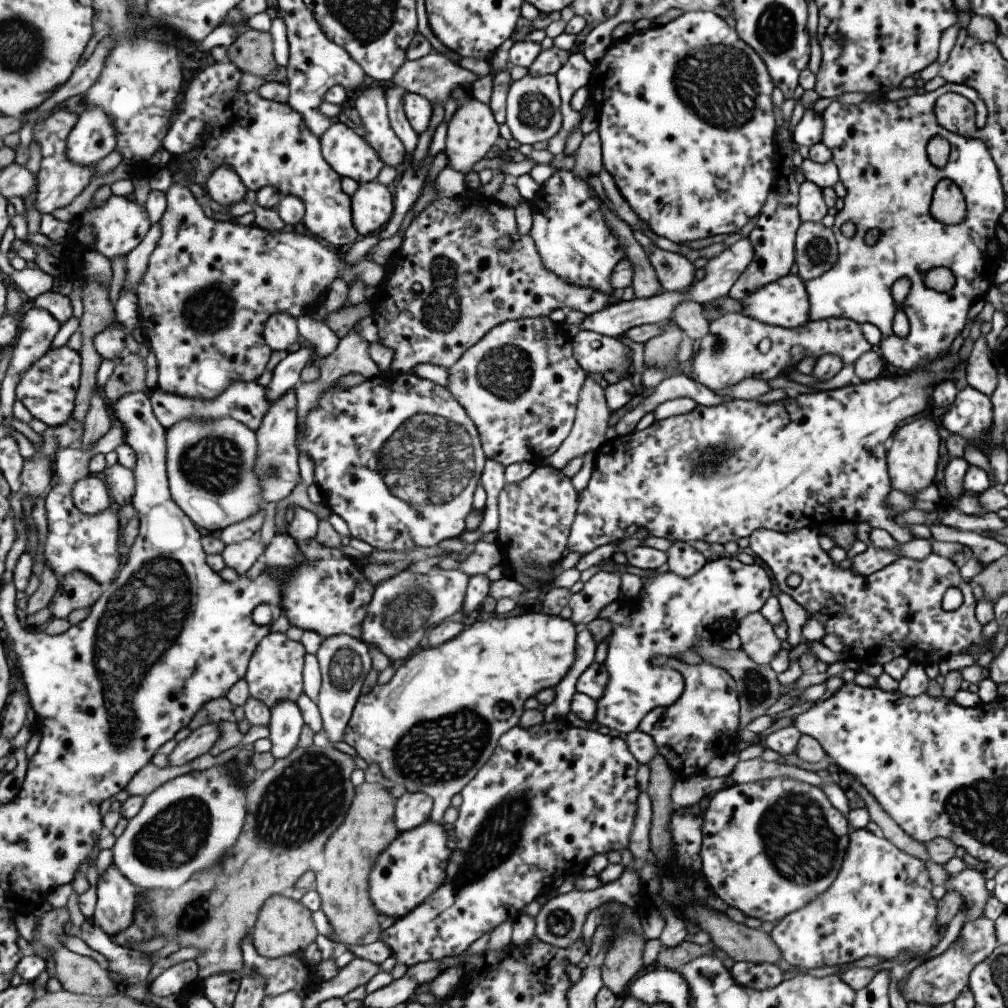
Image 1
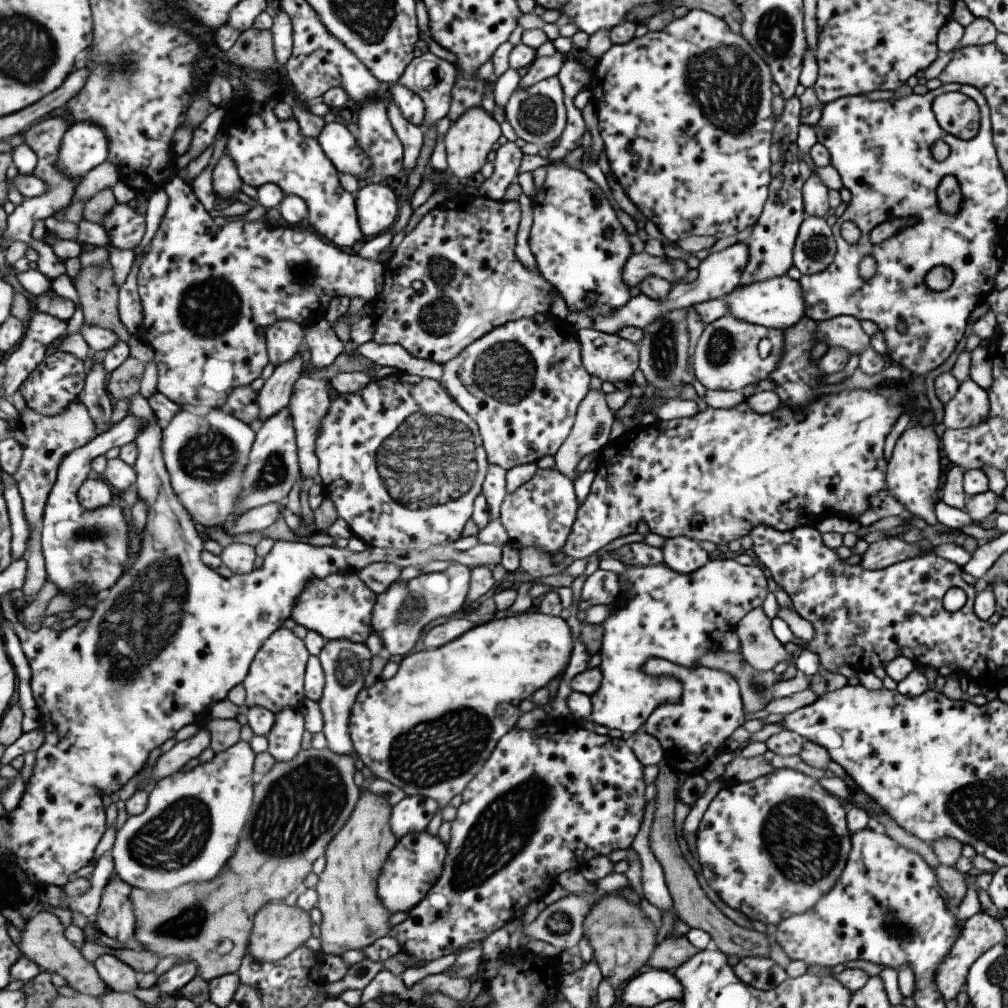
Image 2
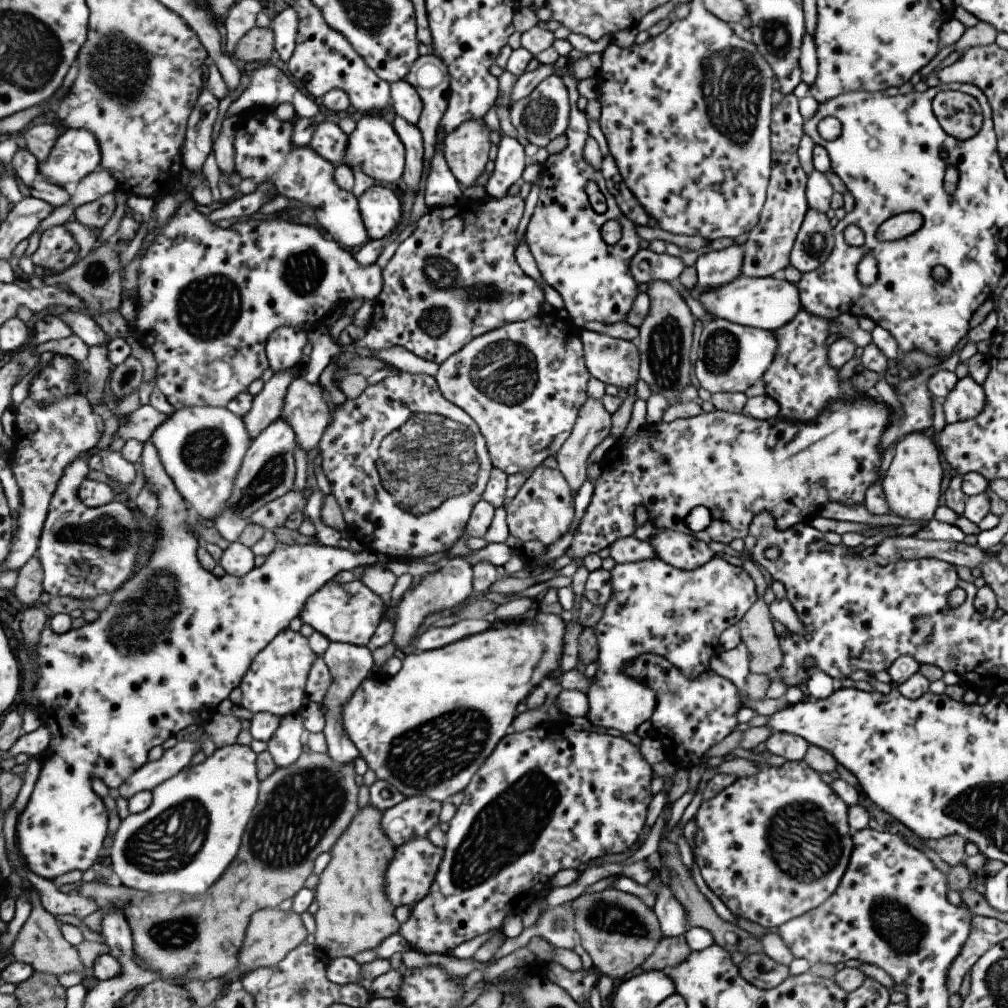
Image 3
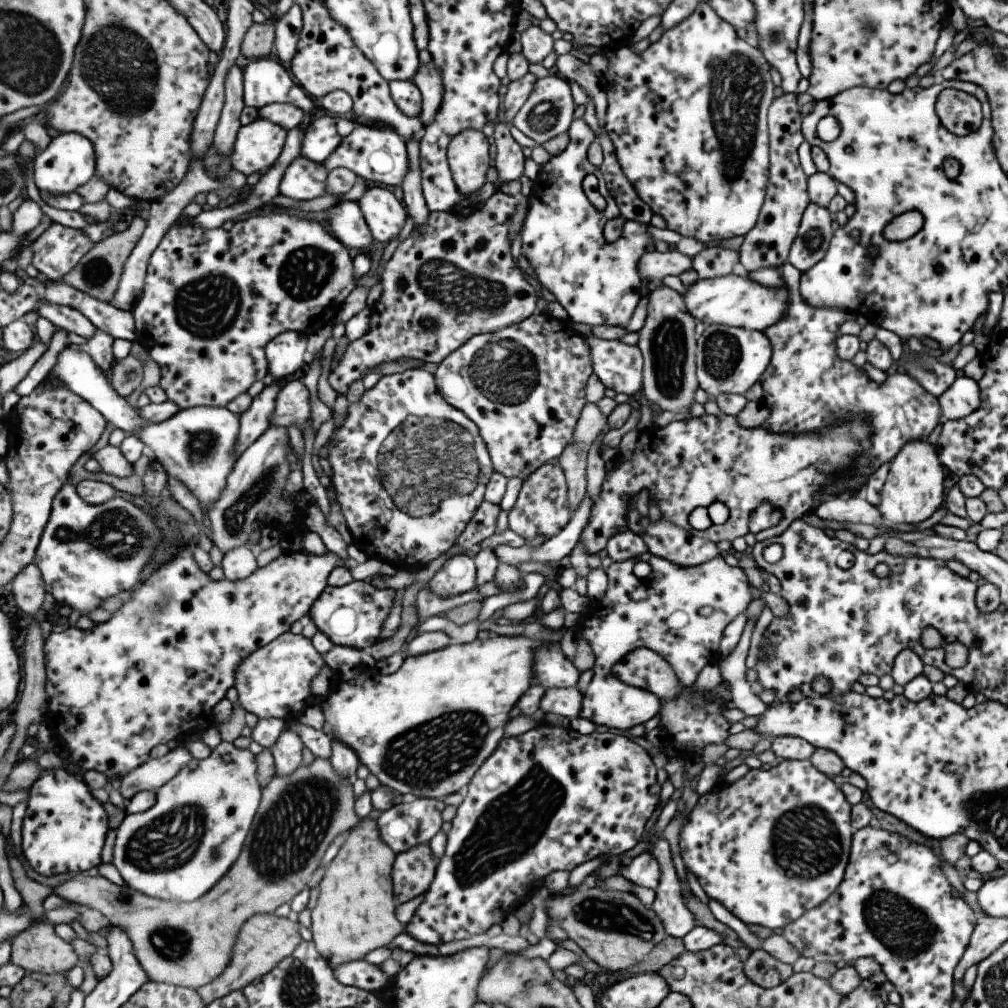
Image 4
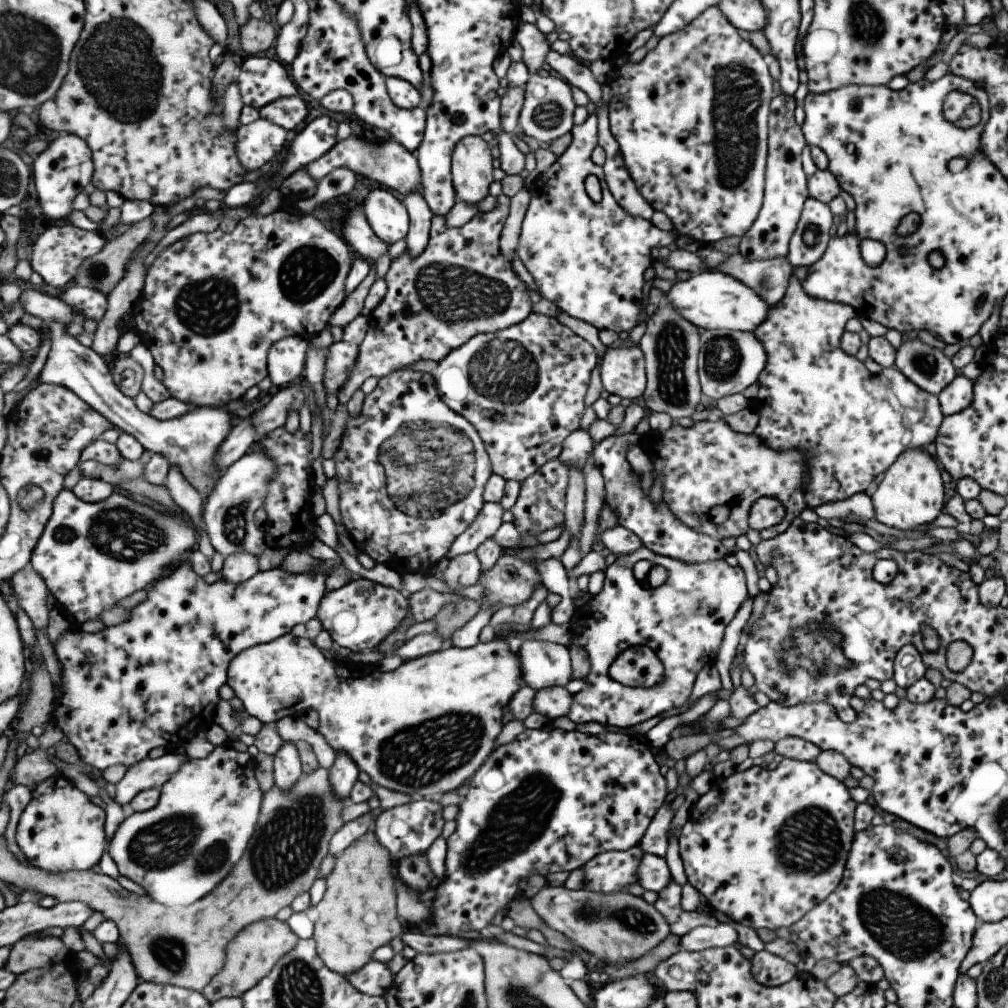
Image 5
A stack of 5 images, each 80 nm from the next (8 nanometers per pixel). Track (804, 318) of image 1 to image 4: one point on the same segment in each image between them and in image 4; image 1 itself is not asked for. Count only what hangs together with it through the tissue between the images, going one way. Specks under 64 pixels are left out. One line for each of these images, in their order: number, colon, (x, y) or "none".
2: (777, 303)
3: (768, 303)
4: (737, 301)

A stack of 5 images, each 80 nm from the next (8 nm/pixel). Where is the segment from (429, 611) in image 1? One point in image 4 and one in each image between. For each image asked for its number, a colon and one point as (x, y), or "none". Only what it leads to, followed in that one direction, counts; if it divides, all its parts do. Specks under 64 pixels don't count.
2: (400, 612)
3: (452, 584)
4: (456, 576)

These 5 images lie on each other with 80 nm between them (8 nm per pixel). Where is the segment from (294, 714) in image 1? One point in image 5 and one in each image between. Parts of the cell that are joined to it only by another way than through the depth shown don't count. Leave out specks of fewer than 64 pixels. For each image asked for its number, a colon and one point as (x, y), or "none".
2: (285, 738)
3: (285, 745)
4: (288, 751)
5: (288, 769)

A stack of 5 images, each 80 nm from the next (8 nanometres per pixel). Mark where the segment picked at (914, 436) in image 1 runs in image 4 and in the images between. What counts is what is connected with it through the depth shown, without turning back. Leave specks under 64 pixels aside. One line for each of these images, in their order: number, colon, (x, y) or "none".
2: (912, 472)
3: (911, 486)
4: (912, 491)

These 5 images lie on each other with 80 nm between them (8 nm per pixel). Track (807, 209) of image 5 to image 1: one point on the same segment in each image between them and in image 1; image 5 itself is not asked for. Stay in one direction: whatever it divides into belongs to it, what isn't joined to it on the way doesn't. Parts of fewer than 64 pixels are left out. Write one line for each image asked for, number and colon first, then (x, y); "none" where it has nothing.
1: (816, 251)
2: (814, 247)
3: (813, 242)
4: (814, 233)

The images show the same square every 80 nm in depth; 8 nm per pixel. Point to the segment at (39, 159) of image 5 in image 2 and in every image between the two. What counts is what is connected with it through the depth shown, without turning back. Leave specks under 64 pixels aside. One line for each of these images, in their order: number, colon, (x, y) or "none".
2: (85, 145)
3: (77, 153)
4: (69, 162)

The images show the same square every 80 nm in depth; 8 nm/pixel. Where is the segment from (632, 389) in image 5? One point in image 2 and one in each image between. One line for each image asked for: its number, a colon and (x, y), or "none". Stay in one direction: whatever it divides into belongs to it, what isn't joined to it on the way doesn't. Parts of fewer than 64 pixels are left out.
2: (608, 357)
3: (613, 361)
4: (617, 365)

